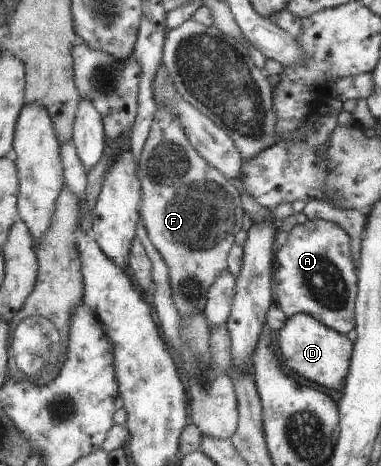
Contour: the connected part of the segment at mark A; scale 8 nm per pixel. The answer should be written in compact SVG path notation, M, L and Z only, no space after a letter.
M322 219L308 220L305 224L297 224L288 233L286 244L280 250L274 249L273 260L273 299L286 318L299 313L306 314L344 336L355 329L357 268L351 257L350 238L338 224Z

